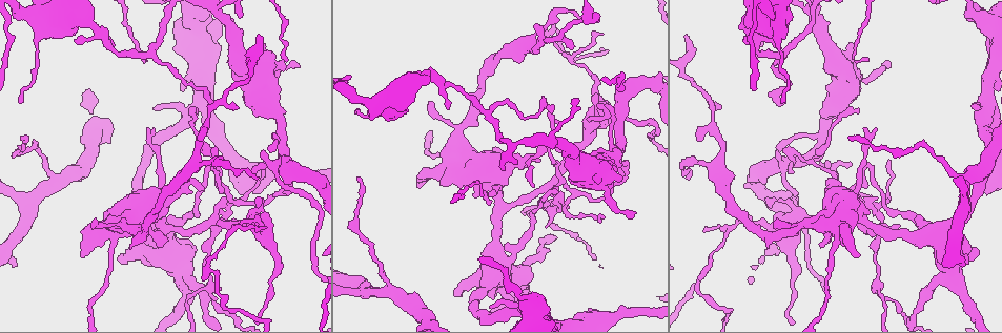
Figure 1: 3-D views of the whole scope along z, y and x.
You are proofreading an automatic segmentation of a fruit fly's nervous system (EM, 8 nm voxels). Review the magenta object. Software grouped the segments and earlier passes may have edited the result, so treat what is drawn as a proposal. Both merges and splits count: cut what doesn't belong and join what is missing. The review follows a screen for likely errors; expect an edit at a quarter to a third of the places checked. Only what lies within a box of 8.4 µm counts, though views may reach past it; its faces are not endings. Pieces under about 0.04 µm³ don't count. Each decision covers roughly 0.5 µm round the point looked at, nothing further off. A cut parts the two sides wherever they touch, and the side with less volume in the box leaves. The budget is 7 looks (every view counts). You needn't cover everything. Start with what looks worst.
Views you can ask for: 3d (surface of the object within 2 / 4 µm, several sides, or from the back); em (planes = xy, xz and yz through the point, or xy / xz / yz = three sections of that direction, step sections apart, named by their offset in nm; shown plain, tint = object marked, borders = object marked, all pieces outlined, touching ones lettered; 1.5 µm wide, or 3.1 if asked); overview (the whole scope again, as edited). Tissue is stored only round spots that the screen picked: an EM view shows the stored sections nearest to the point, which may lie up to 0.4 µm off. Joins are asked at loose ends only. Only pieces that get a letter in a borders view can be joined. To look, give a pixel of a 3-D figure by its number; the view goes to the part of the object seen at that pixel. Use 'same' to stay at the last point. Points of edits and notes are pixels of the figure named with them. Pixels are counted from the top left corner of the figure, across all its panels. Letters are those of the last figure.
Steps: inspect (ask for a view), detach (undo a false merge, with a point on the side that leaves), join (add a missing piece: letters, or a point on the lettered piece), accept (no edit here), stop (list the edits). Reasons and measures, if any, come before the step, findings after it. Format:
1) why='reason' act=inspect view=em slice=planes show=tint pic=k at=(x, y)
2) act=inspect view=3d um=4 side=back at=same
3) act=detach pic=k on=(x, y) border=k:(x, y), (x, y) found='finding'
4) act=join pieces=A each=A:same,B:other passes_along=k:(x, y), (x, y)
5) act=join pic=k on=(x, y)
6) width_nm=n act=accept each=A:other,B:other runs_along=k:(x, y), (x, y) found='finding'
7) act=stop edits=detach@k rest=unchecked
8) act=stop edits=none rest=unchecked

why='tapers out' act=inspect view=3d um=2 pic=1 at=(258, 179)

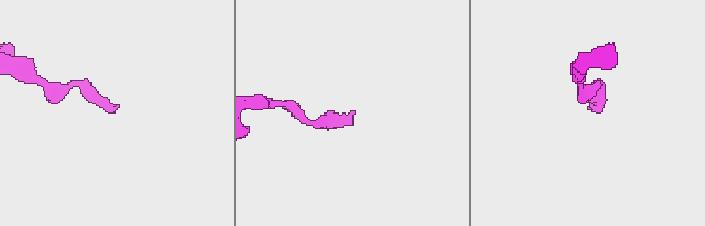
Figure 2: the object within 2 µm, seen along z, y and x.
why='now the EM' act=inspect view=em slice=planes show=borders pic=2 at=(353, 113)

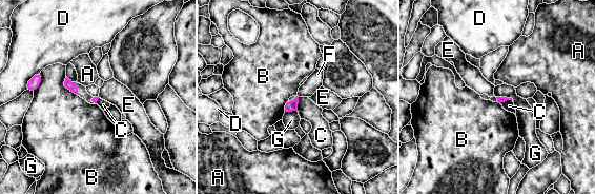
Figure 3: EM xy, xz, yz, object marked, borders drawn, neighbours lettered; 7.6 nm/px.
act=accept each=A:other,B:other,C:other,D:other,E:other,F:other,G:other border=3:(296, 110), (284, 114) found='none of them fits'

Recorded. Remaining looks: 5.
why='a fork' act=inspect view=3d um=2 pic=1 at=(748, 21)

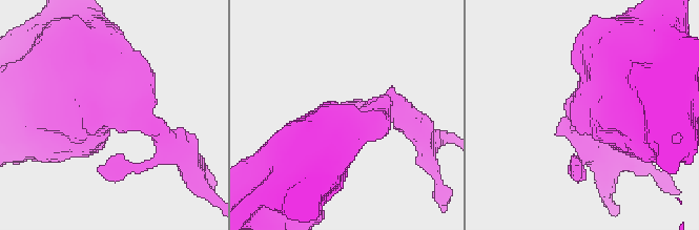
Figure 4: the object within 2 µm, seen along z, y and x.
act=inspect view=em slice=xz step=8 show=tint pic=4 at=(139, 118)

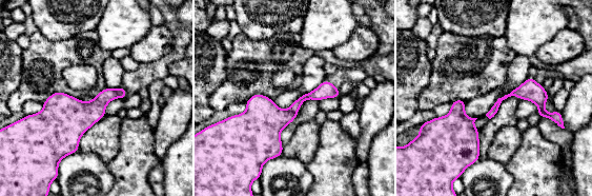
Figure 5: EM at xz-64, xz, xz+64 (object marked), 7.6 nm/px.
why='another direction' act=inspect view=em slice=planes show=borders at=same

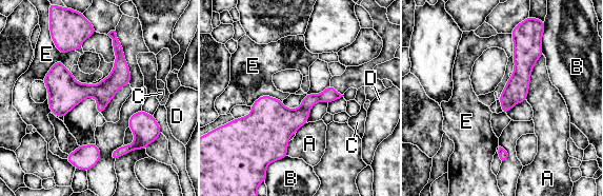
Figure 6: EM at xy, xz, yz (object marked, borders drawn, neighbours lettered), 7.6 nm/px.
longest_contact=A:380nm act=detach pic=6 on=(505, 109) each=A:other,B:other,C:other,D:other,E:other border=6:(514, 103), (502, 104) found='two neurons meet here'

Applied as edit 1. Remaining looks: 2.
act=stop edits=detach@6 rest=unchecked

